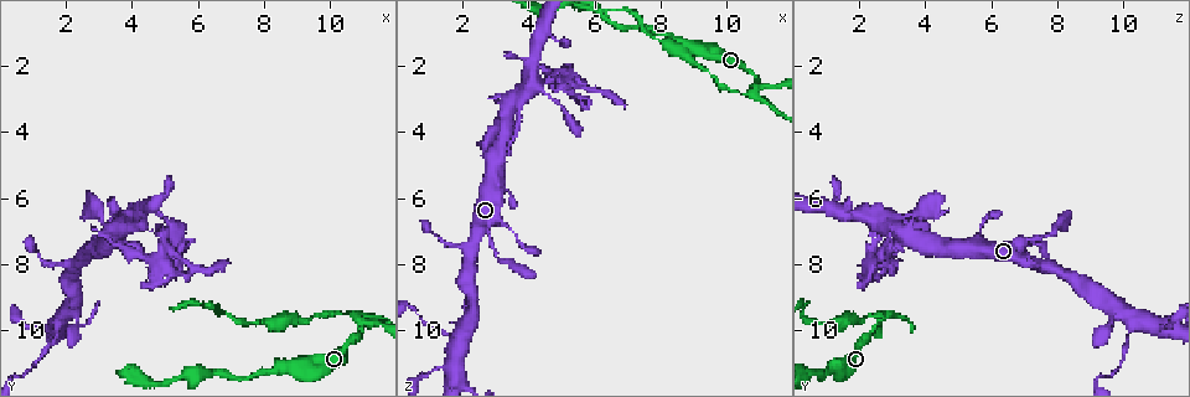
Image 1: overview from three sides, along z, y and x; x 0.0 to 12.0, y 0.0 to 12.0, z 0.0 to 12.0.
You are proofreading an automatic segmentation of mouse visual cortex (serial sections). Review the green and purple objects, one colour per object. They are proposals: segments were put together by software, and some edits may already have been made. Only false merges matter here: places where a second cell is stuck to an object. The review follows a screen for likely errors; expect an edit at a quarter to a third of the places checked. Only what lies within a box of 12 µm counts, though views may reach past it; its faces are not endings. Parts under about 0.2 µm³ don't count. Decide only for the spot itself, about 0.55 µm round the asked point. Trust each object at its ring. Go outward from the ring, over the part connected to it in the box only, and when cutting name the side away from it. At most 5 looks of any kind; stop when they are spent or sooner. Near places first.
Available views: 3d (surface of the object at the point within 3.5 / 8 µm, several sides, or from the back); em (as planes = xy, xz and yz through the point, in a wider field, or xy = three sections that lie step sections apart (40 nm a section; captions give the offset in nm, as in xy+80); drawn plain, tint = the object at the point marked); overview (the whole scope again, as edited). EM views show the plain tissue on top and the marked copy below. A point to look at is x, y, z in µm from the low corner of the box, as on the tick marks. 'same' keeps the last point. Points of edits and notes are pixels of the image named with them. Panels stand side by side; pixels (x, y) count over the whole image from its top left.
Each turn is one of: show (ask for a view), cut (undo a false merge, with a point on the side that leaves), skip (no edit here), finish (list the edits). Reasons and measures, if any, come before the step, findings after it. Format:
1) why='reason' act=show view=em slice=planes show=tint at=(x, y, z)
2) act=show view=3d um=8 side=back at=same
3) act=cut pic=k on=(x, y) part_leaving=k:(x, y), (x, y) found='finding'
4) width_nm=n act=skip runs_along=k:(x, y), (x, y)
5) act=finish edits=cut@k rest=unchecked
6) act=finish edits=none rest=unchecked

why='abrupt turn' act=show view=3d um=3.5 at=(4.3, 6.9, 2.4)

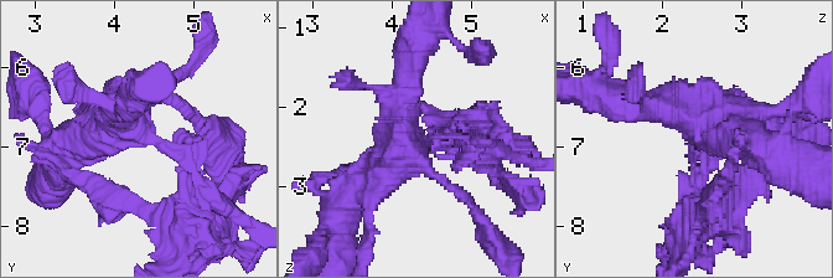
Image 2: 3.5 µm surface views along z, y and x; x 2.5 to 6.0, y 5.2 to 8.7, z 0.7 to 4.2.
act=show view=em slice=xy step=2 show=tint at=(4.35, 6.85, 2.45)

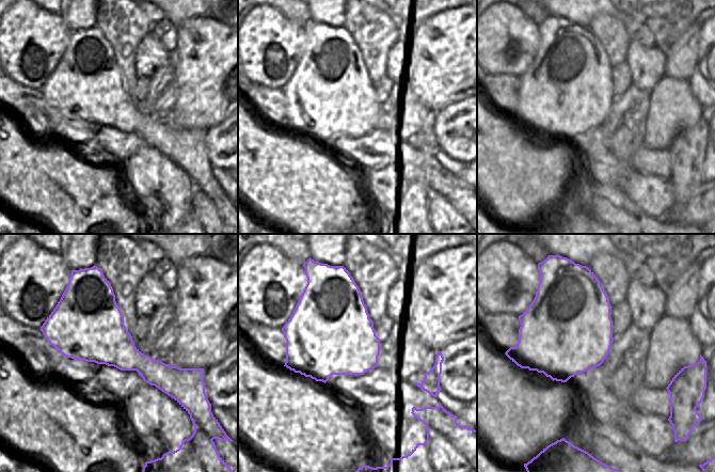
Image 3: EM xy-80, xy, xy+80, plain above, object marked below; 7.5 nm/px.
act=cut pic=2 on=(707, 169) border=3:(147, 356), (136, 370) found='a second cell is stuck on'

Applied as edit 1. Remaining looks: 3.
why='three arms meet' act=show view=3d um=3.5 at=(1.9, 9.6, 10.3)

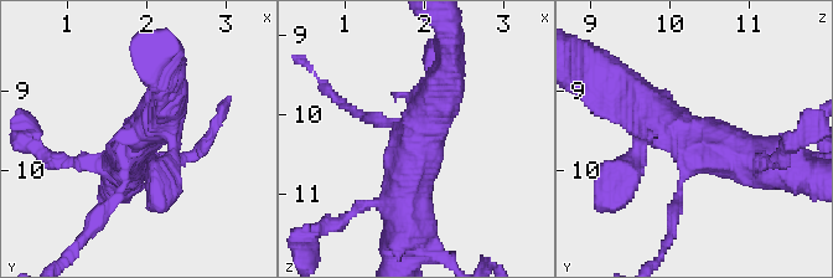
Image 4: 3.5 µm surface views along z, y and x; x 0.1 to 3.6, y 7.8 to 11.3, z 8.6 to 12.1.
arms=3 arm_widths_nm=100,500,500 act=show view=em slice=xy step=1 show=tint at=(1.85, 9.70, 10.30)

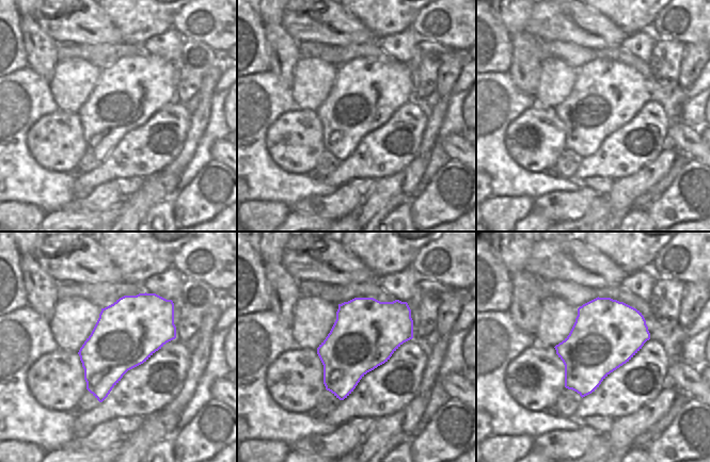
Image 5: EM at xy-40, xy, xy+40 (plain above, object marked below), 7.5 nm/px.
act=skip runs_along=4:(634, 94), (691, 144), (766, 159) found='all the same cell'

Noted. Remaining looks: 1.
act=finish edits=cut@2 rest=unchecked

